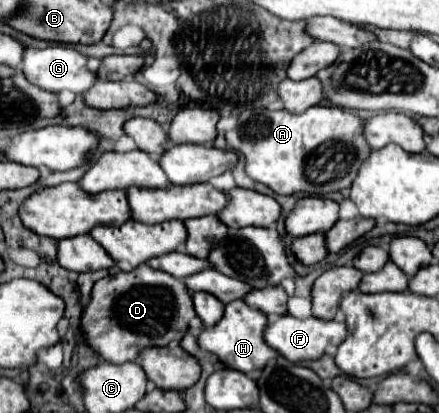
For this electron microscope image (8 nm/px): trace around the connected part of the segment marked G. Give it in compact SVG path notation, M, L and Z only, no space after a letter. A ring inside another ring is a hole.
M46 47L46 49L26 49L24 53L24 61L22 61L22 71L26 73L26 79L50 93L60 93L64 89L76 93L76 95L84 95L94 83L96 83L96 73L92 73L86 67L88 57L80 51L76 51L74 47Z

